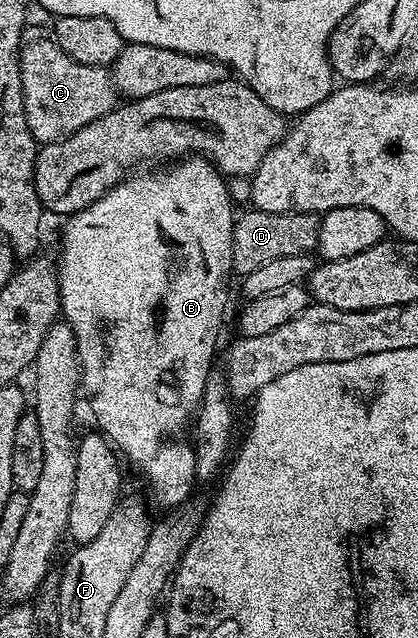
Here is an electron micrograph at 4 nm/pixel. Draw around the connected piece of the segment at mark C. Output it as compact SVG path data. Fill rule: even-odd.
M51 38L30 43L21 50L20 73L26 121L37 144L70 137L70 133L78 133L78 129L98 121L98 117L110 113L117 106L118 92L112 84L108 67L82 65L74 61L74 57L66 57Z

